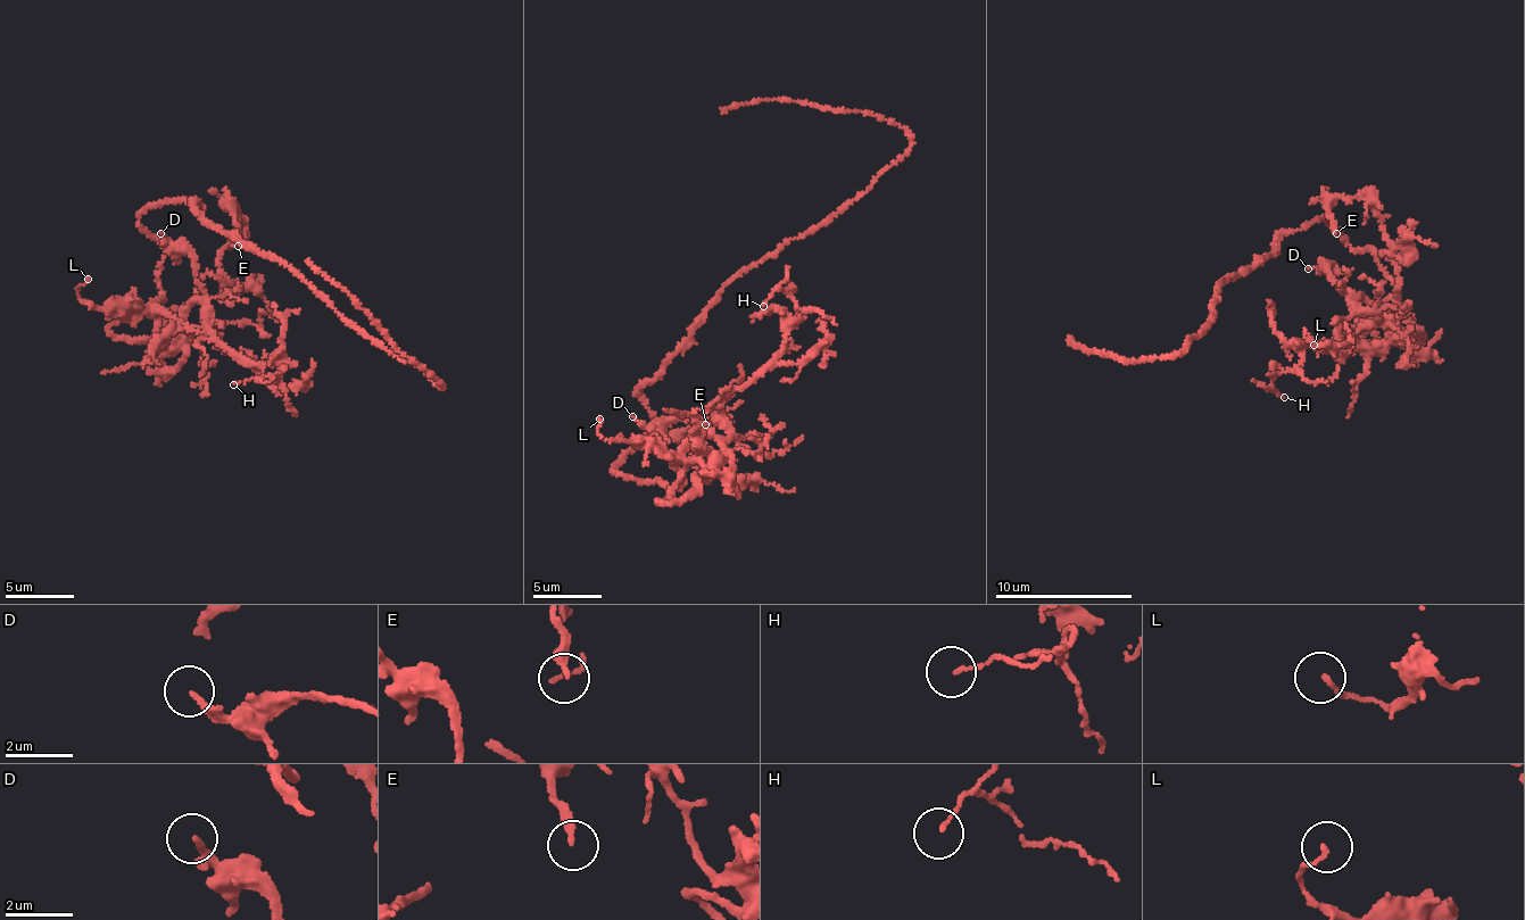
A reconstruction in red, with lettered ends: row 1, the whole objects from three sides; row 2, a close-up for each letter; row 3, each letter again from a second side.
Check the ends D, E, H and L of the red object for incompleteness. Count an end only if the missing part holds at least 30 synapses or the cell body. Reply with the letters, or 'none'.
none

